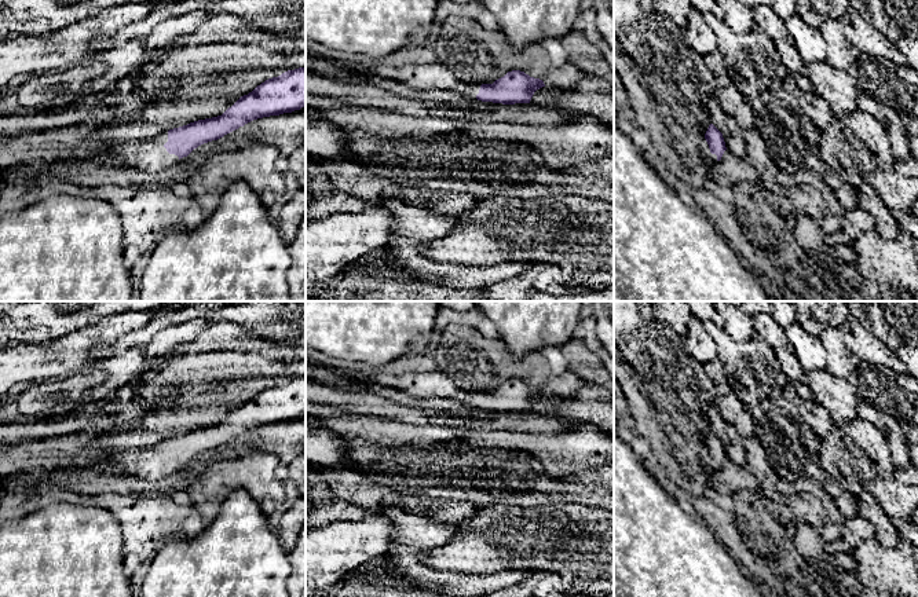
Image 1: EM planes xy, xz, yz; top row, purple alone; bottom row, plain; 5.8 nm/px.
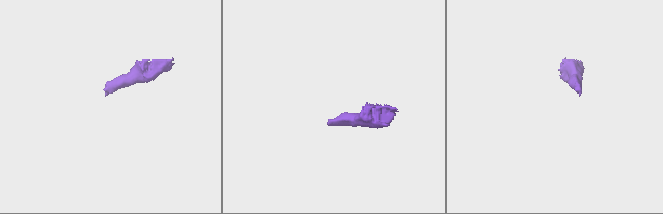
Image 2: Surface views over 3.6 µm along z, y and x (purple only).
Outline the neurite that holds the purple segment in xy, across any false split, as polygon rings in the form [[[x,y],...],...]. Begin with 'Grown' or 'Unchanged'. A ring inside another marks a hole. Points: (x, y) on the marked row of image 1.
Grown. [[[306,67],[288,70],[257,85],[241,96],[222,116],[198,120],[153,138],[136,136],[128,140],[107,139],[107,151],[95,164],[136,168],[156,173],[198,146],[217,140],[245,124],[270,116],[292,113],[306,106]]]

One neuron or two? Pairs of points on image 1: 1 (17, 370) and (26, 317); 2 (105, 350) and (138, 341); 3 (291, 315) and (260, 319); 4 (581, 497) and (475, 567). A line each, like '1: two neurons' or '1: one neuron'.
1: two neurons
2: one neuron
3: one neuron
4: two neurons

